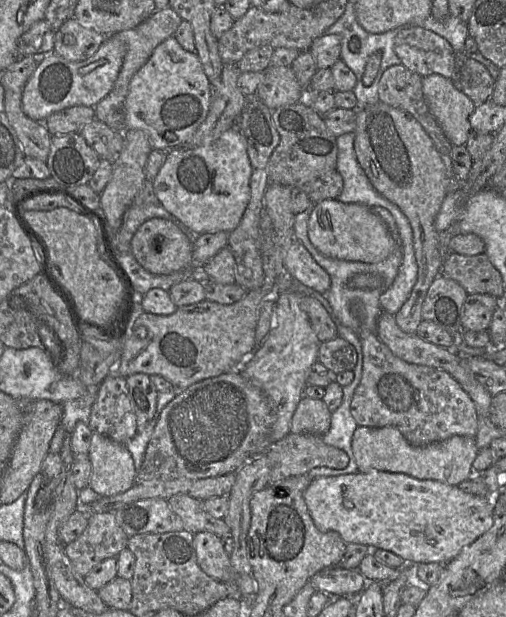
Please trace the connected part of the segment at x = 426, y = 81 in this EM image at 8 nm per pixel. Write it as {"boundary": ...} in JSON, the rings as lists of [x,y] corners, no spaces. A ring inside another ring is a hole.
{"boundary":[[[439,74],[422,77],[429,110],[453,146],[465,145],[471,132],[469,117],[476,105],[452,79]]]}

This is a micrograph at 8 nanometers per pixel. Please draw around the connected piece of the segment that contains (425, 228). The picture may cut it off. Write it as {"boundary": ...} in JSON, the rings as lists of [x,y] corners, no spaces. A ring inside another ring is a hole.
{"boundary":[[[378,101],[356,110],[354,133],[358,163],[374,189],[405,214],[413,231],[417,280],[394,318],[403,332],[415,333],[423,320],[421,310],[427,291],[442,271],[442,235],[435,229],[434,221],[443,200],[451,190],[452,177],[447,173],[440,154],[421,124],[401,109]]]}

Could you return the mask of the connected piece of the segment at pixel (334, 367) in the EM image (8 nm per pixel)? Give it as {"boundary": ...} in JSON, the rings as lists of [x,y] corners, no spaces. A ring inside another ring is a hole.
{"boundary":[[[336,336],[332,340],[319,344],[317,361],[338,374],[355,367],[357,352],[350,342]]]}

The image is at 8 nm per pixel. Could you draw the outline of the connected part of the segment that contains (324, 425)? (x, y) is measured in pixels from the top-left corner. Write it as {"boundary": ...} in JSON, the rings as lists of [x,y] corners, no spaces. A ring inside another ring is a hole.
{"boundary":[[[303,396],[293,413],[290,433],[323,436],[330,427],[330,419],[331,413],[322,399]]]}

